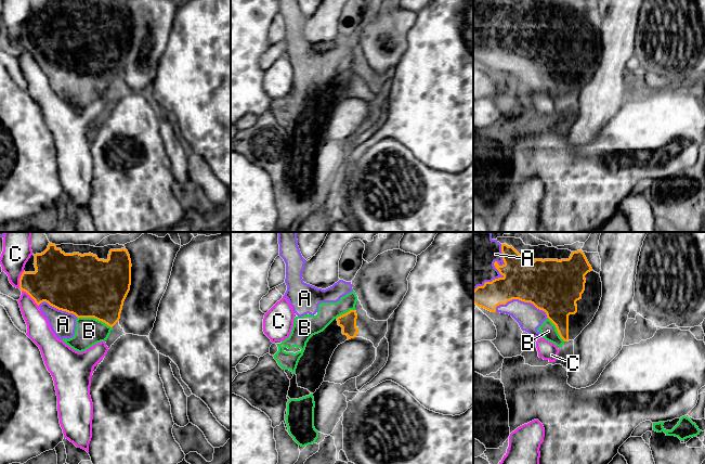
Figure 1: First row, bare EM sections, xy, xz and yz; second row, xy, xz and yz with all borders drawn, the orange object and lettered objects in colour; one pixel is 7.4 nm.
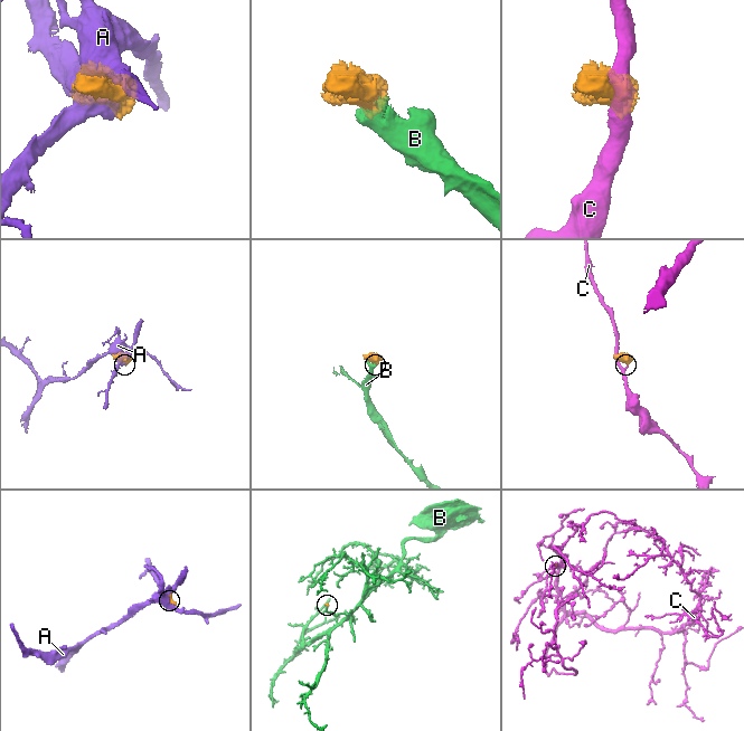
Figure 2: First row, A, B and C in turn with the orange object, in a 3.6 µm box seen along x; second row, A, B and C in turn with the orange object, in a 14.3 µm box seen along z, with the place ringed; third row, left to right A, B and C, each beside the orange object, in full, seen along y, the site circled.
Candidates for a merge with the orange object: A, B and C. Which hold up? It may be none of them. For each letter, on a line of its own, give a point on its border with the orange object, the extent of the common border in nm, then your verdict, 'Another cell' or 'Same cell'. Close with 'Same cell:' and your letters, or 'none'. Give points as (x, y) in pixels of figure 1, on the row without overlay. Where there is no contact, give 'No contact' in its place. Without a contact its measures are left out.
A: Touches orange at yz (496, 25). Shared border 400 nm. Another cell
B: Touches orange at xy (94, 75). Shared border 280 nm. Same cell
C: Touches orange at xy (22, 47). Shared border 280 nm. Another cell
Same cell: B

